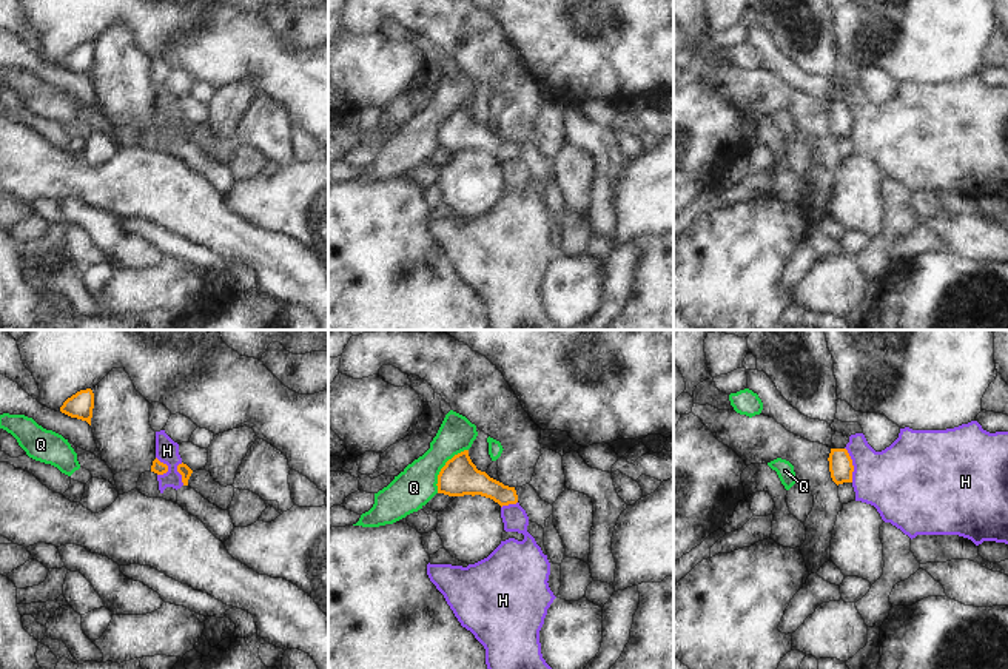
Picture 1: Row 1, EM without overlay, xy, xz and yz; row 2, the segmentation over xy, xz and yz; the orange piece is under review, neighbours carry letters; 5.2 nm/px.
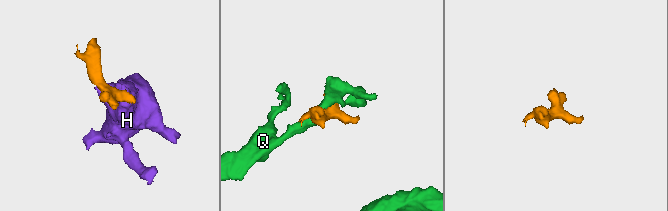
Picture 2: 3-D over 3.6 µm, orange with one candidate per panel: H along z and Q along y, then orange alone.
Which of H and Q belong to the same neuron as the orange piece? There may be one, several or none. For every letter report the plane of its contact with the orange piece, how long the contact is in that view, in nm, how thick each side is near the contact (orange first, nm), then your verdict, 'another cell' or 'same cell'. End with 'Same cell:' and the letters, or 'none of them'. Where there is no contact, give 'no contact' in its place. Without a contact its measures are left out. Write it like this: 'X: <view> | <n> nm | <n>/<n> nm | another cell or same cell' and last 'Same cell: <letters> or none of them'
H: yz | 190 nm | 130/360 nm | another cell
Q: xz | 280 nm | 200/200 nm | another cell
Same cell: none of them

